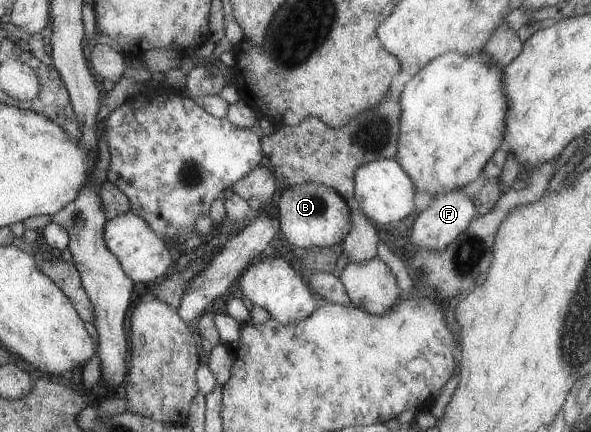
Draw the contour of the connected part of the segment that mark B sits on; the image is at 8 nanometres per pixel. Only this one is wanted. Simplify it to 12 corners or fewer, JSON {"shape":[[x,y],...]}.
{"shape":[[308,181],[278,196],[279,230],[294,247],[338,248],[349,203]]}

